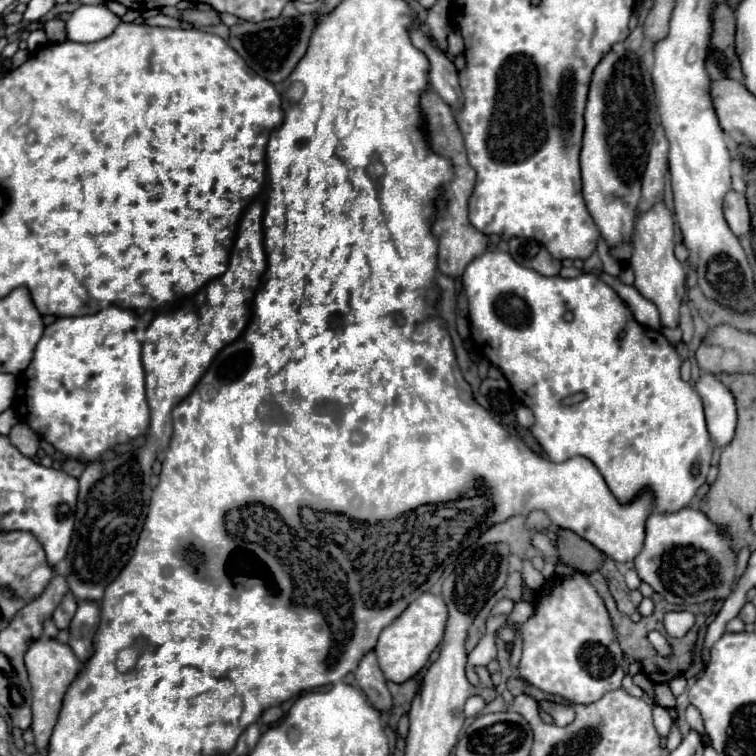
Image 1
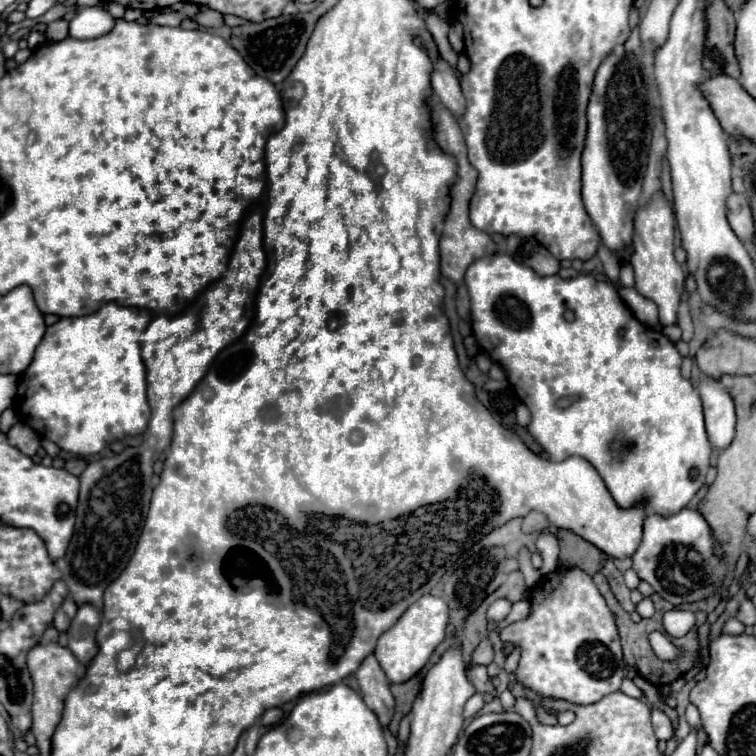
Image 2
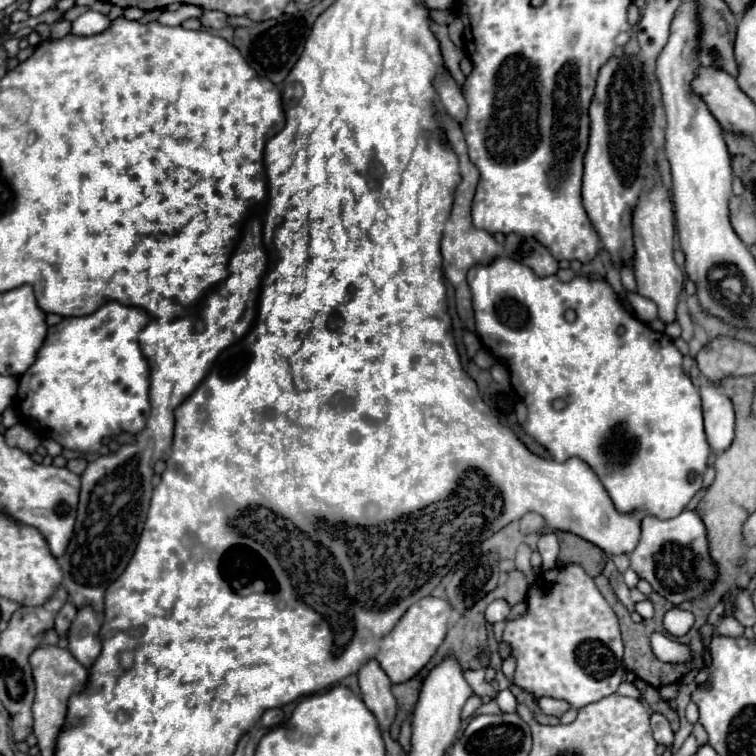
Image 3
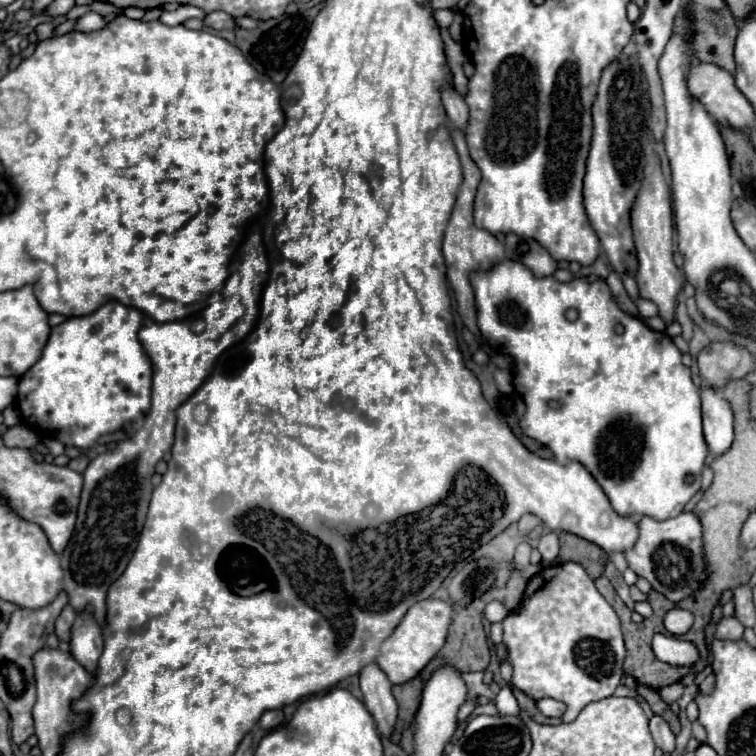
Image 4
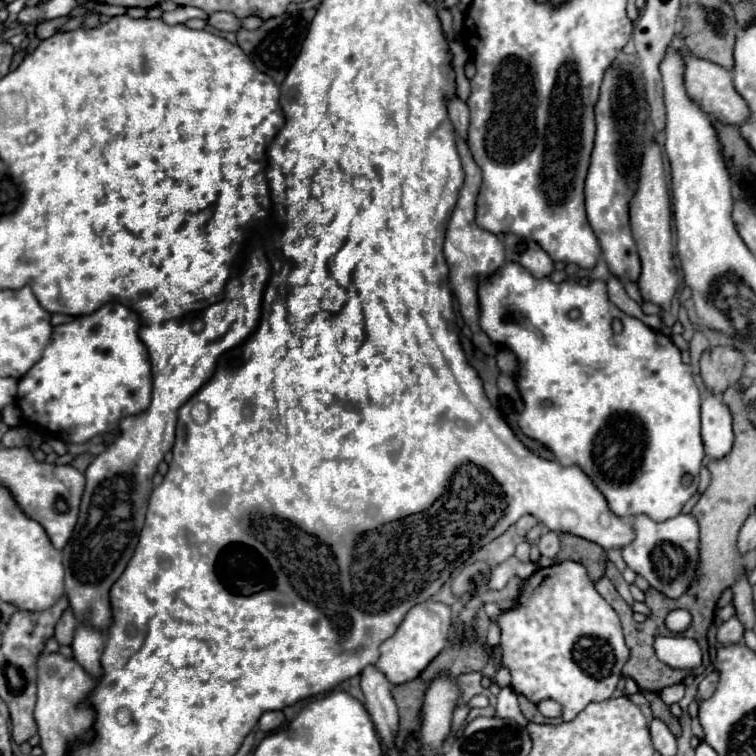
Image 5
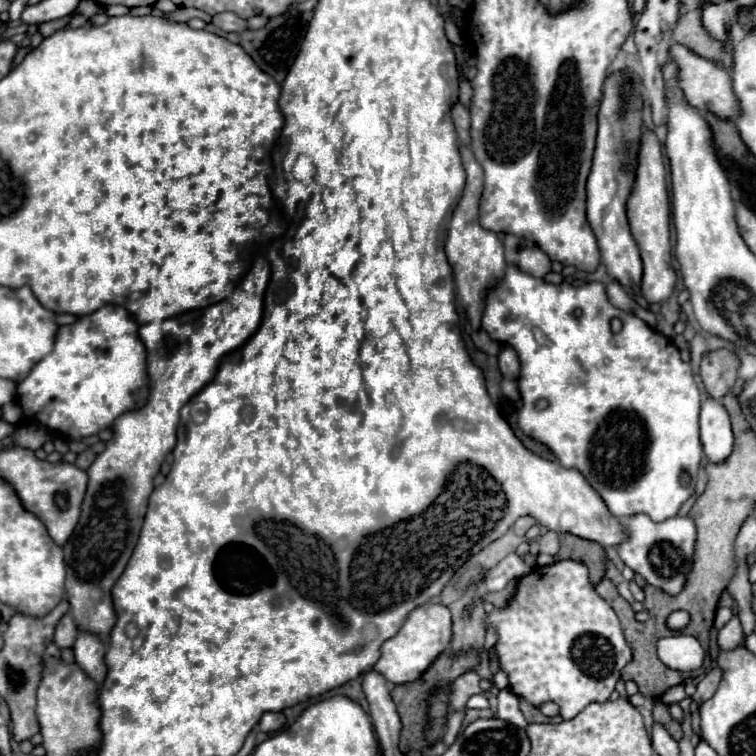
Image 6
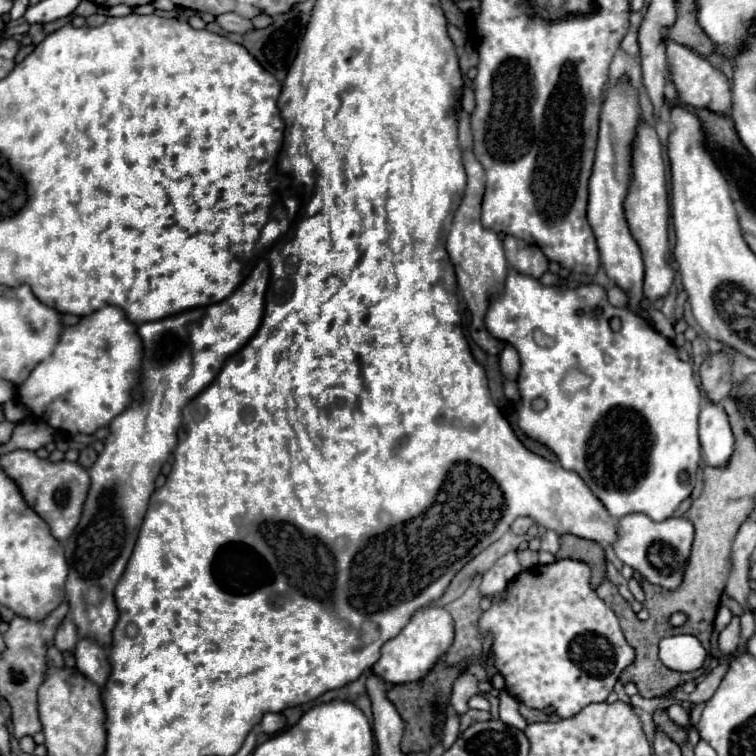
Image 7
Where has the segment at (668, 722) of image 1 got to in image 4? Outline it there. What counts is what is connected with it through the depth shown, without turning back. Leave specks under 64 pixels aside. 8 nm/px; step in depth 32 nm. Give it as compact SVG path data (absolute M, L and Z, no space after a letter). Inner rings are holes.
M652 716L650 732L658 748L662 748L664 752L674 752L674 734L666 720L662 720L662 716Z

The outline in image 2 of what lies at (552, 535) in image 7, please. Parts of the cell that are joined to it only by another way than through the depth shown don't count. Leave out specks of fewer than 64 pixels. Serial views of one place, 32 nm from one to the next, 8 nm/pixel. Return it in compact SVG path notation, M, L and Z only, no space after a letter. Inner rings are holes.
M540 532L536 538L536 548L544 558L544 566L540 570L542 576L552 574L558 568L558 542L556 542L556 538L552 534Z

